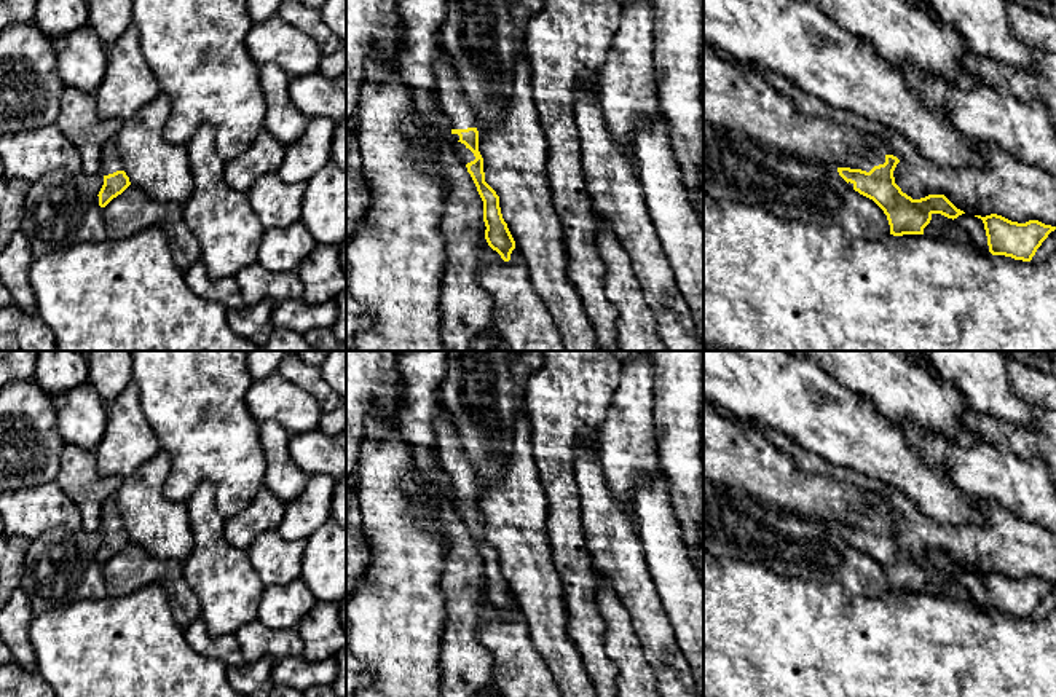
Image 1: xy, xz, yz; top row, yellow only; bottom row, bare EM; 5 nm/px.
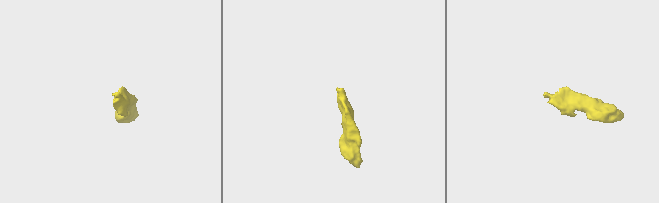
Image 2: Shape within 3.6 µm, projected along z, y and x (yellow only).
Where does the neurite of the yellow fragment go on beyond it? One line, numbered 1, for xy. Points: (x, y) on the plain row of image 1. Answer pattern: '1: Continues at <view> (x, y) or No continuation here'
1: Continues at xy (110, 520)

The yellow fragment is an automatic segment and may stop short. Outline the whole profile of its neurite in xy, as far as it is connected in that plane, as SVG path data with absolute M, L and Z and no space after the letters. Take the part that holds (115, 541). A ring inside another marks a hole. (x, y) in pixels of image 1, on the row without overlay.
M113 496L107 498L102 504L99 531L104 534L104 542L97 552L99 563L105 565L131 542L129 534L123 528Z

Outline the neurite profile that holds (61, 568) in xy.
M64 528L45 531L30 541L21 589L35 616L107 597L104 568L96 560L102 542L100 531Z

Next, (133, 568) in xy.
M131 541L102 568L108 597L131 595L158 584L167 590L172 617L182 628L201 617L199 600L183 577L180 560L153 557Z

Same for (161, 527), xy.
M161 450L134 471L113 494L129 539L158 558L183 561L193 547L187 502L169 501L163 486L171 458Z

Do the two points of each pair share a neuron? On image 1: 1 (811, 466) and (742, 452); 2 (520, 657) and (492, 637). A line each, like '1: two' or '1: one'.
1: two
2: one

